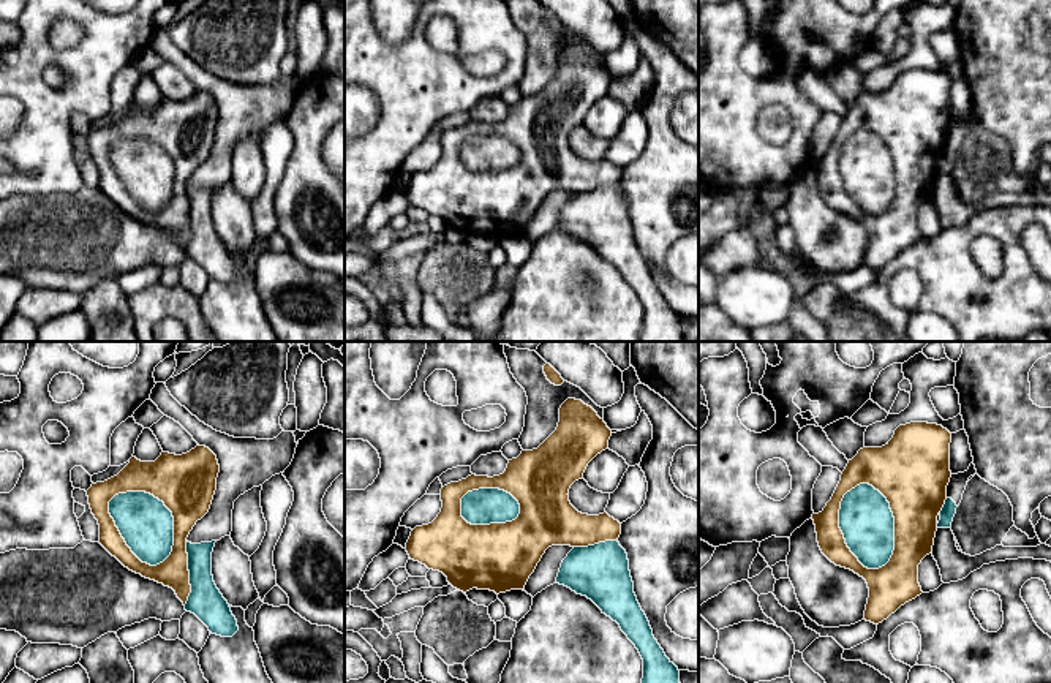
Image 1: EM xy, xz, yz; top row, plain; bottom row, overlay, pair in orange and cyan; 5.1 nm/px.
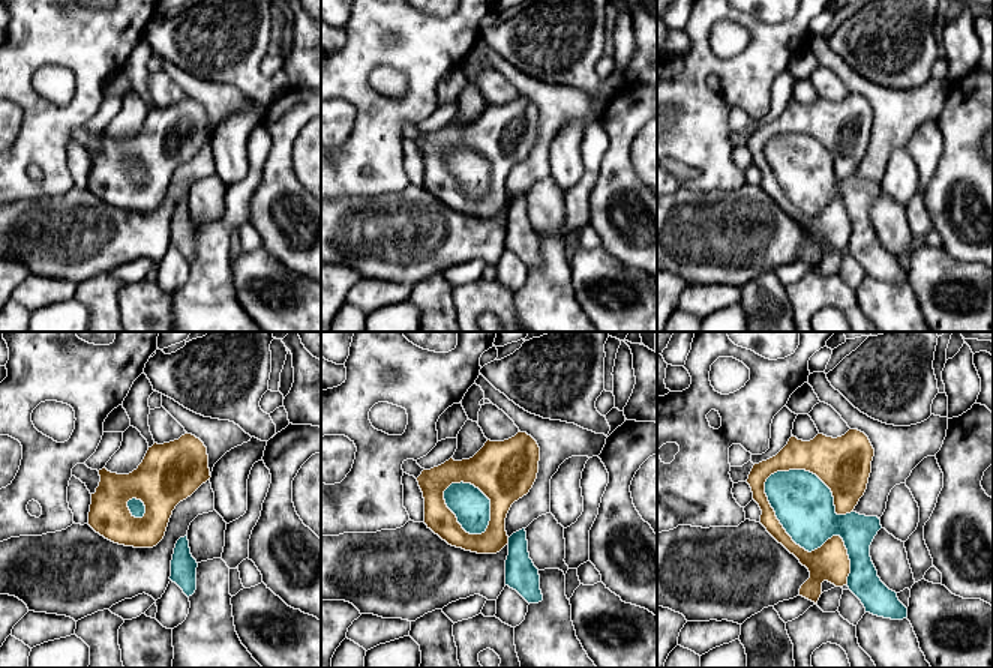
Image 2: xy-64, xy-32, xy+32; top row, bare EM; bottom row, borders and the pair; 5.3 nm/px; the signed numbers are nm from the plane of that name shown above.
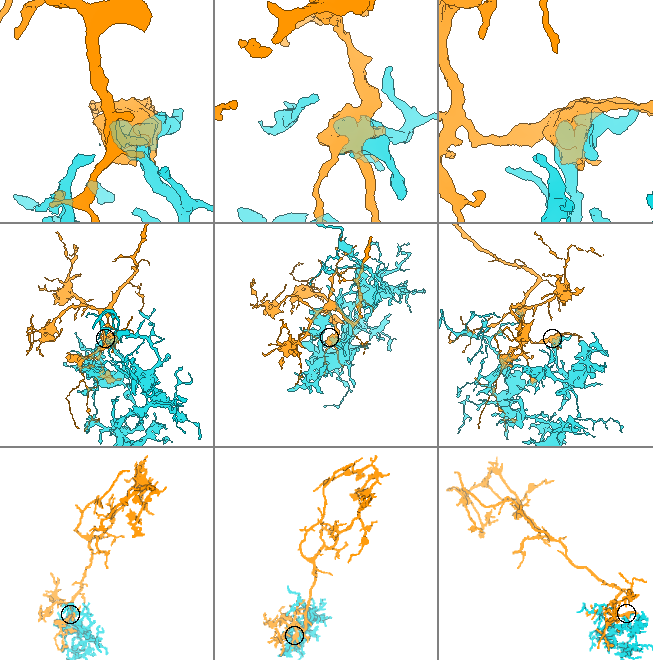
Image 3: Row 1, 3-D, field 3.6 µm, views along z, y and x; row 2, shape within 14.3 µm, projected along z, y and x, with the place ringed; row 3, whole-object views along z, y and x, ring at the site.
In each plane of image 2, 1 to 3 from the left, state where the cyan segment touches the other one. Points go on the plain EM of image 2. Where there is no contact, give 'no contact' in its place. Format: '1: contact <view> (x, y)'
1: contact xy-64 (131, 177)
2: contact xy-32 (456, 185)
3: contact xy+32 (804, 213)

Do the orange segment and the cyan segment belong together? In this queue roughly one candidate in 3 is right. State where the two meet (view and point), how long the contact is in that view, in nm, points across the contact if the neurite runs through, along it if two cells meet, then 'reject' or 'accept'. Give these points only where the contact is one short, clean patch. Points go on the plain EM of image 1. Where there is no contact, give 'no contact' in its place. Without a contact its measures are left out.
meets orange in yz at (895, 168); contact 460 nm long; reject

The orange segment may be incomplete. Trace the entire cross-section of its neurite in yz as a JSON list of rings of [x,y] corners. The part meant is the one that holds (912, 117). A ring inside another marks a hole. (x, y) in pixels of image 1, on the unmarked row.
[[[899,71],[885,92],[863,93],[849,106],[831,145],[811,163],[822,199],[866,226],[866,267],[879,270],[923,239],[918,210],[932,199],[937,161],[947,145],[950,89],[951,79],[942,71]],[[860,130],[879,136],[895,163],[895,196],[879,215],[868,215],[858,207],[839,174],[841,147]]]

